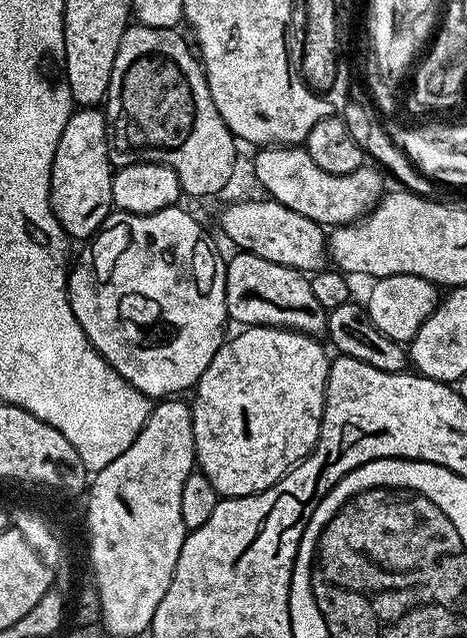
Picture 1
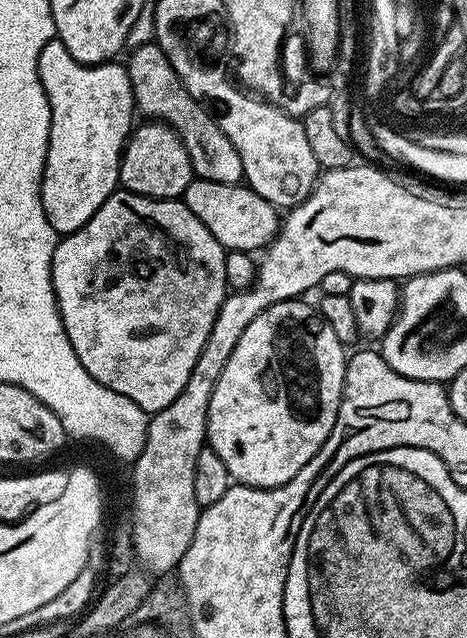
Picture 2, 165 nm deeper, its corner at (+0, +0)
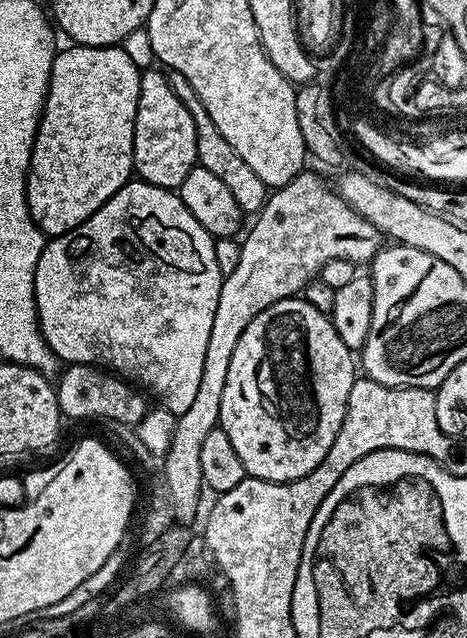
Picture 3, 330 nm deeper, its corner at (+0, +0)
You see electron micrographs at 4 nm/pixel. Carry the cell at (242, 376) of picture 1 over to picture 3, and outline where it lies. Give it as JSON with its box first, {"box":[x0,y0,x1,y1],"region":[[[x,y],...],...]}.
{"box":[218,298,358,484],"region":[[[303,298],[279,300],[266,310],[262,310],[262,314],[258,314],[258,318],[254,318],[250,322],[250,326],[246,326],[246,330],[238,338],[238,346],[234,346],[234,358],[230,358],[230,370],[226,373],[226,386],[222,389],[222,406],[220,407],[218,427],[226,430],[245,473],[251,479],[269,480],[279,484],[297,480],[310,474],[310,470],[314,470],[314,466],[318,466],[318,462],[322,462],[322,458],[326,458],[330,446],[334,446],[334,438],[338,438],[338,430],[344,421],[350,390],[356,379],[358,379],[358,364],[354,359],[353,349],[348,348],[346,342],[342,342],[342,338],[338,338],[331,319],[325,313],[314,310],[314,306],[310,306],[310,302],[306,302]]]}

